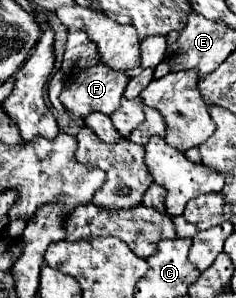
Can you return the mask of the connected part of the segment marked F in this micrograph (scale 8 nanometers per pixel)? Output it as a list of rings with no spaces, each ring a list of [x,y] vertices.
[[[97,63],[83,69],[77,77],[67,79],[59,99],[75,117],[85,117],[85,113],[93,111],[111,115],[119,109],[127,83],[129,77],[123,71]]]

